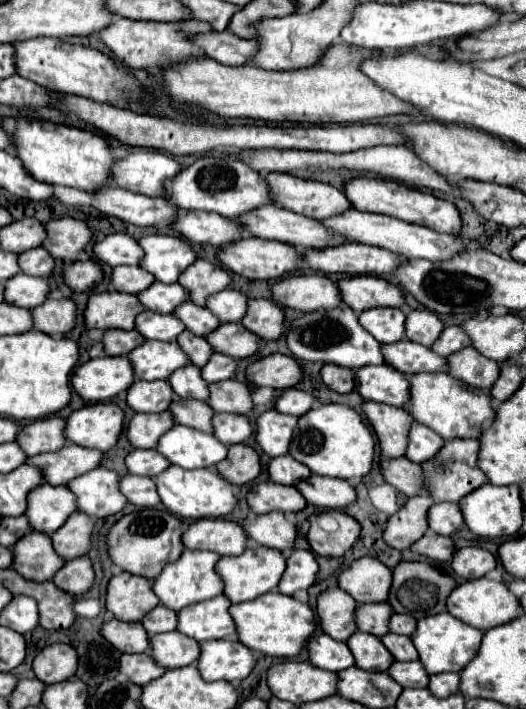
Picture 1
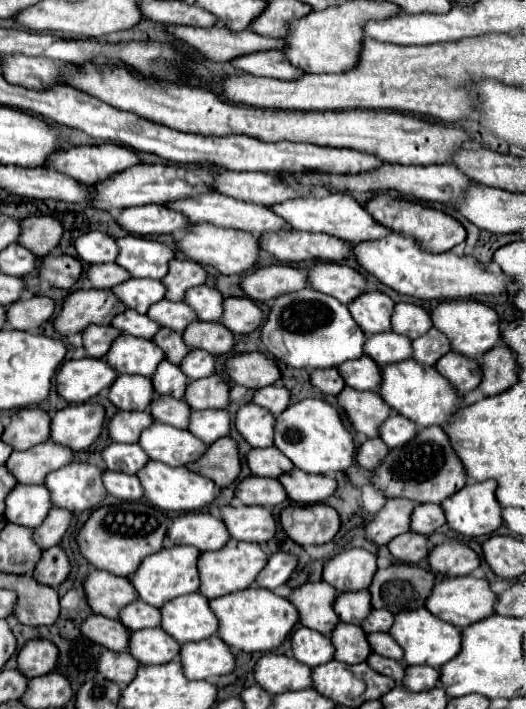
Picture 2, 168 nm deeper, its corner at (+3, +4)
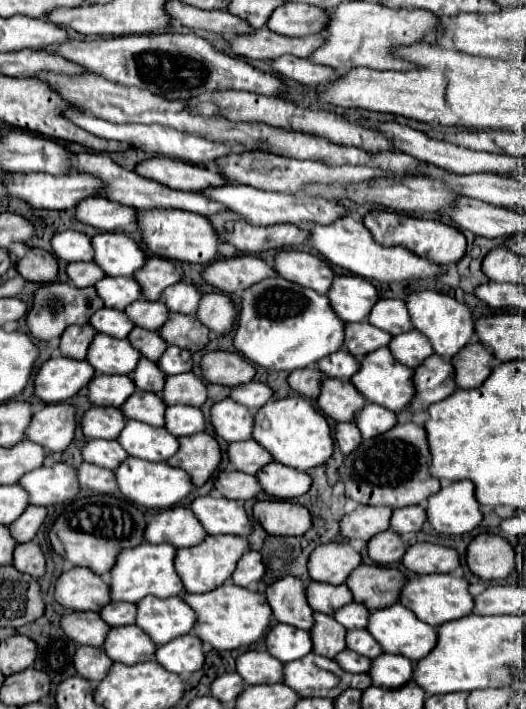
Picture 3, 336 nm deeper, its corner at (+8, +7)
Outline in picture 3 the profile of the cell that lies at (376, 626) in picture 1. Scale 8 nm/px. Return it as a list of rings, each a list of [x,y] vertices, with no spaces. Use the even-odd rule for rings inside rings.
[[[310,581],[306,585],[306,597],[308,597],[308,605],[314,611],[326,615],[332,615],[336,609],[352,601],[352,593],[348,585],[320,585],[316,581]]]

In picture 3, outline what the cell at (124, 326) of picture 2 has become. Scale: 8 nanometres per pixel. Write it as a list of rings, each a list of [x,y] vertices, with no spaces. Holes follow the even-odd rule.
[[[102,307],[98,309],[92,317],[90,317],[90,325],[98,331],[98,333],[106,333],[110,337],[116,339],[124,339],[128,337],[128,333],[132,331],[132,321],[126,317],[124,311],[116,311],[116,309],[108,309]]]

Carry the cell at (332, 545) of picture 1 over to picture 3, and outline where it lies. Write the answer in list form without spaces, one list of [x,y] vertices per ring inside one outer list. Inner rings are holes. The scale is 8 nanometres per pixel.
[[[256,501],[252,513],[268,535],[304,535],[312,525],[308,509],[290,501]]]

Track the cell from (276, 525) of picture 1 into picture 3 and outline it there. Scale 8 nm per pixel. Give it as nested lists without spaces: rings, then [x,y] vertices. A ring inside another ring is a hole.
[[[206,495],[206,497],[196,497],[190,503],[192,513],[204,527],[208,535],[250,535],[252,523],[238,501],[228,501],[218,495]]]

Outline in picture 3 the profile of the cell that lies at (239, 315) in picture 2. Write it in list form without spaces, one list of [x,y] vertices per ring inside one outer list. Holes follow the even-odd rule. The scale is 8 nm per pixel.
[[[204,293],[200,297],[200,305],[196,311],[196,319],[204,323],[210,331],[218,335],[226,335],[234,329],[236,321],[236,307],[232,305],[230,297],[224,293]]]

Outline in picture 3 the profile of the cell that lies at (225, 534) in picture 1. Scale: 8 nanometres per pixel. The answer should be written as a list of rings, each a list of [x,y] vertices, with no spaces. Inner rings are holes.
[[[180,505],[154,515],[154,519],[148,523],[148,529],[144,531],[144,539],[148,543],[170,543],[174,547],[194,547],[198,541],[204,541],[204,537],[206,537],[206,531],[198,525],[198,519],[194,517],[194,513],[190,513],[190,509]]]

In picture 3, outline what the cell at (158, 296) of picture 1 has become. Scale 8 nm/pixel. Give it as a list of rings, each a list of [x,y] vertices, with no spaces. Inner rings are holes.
[[[102,277],[94,289],[106,307],[118,311],[124,311],[126,305],[142,299],[140,285],[132,277]]]

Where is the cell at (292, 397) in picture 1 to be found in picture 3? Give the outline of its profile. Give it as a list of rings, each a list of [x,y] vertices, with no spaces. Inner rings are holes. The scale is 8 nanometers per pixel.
[[[244,383],[244,385],[236,385],[230,391],[230,399],[248,407],[252,413],[258,411],[266,401],[272,399],[272,389],[264,383]]]

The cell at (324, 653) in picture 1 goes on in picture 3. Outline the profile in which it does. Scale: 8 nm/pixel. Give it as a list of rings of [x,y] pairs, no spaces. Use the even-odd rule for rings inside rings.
[[[276,623],[268,633],[266,633],[266,649],[272,657],[276,657],[282,663],[296,661],[312,651],[312,639],[308,631],[296,629],[292,625]]]

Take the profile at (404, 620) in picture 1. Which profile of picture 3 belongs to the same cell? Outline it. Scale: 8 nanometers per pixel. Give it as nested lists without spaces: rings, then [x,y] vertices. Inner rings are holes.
[[[348,603],[340,607],[332,617],[346,629],[366,629],[368,625],[368,609],[358,603]]]

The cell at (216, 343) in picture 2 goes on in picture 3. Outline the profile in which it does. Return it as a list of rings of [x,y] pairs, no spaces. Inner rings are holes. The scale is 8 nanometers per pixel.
[[[170,313],[166,325],[162,325],[158,333],[168,345],[188,349],[190,353],[204,349],[208,343],[208,329],[194,315]]]

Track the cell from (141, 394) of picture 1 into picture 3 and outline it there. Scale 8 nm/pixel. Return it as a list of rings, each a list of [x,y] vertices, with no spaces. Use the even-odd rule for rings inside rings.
[[[96,375],[88,383],[88,401],[92,405],[120,407],[136,391],[128,375]]]

